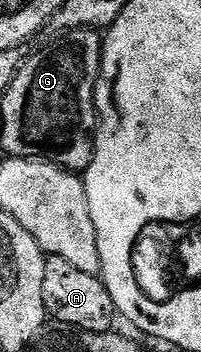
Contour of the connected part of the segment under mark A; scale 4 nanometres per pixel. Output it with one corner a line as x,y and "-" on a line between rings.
47,256
44,267
44,307
53,320
55,317
59,321
59,326
79,329
82,333
109,333
115,328
116,310
112,303
112,295
108,295
108,287
102,282
101,276
72,267
68,259

